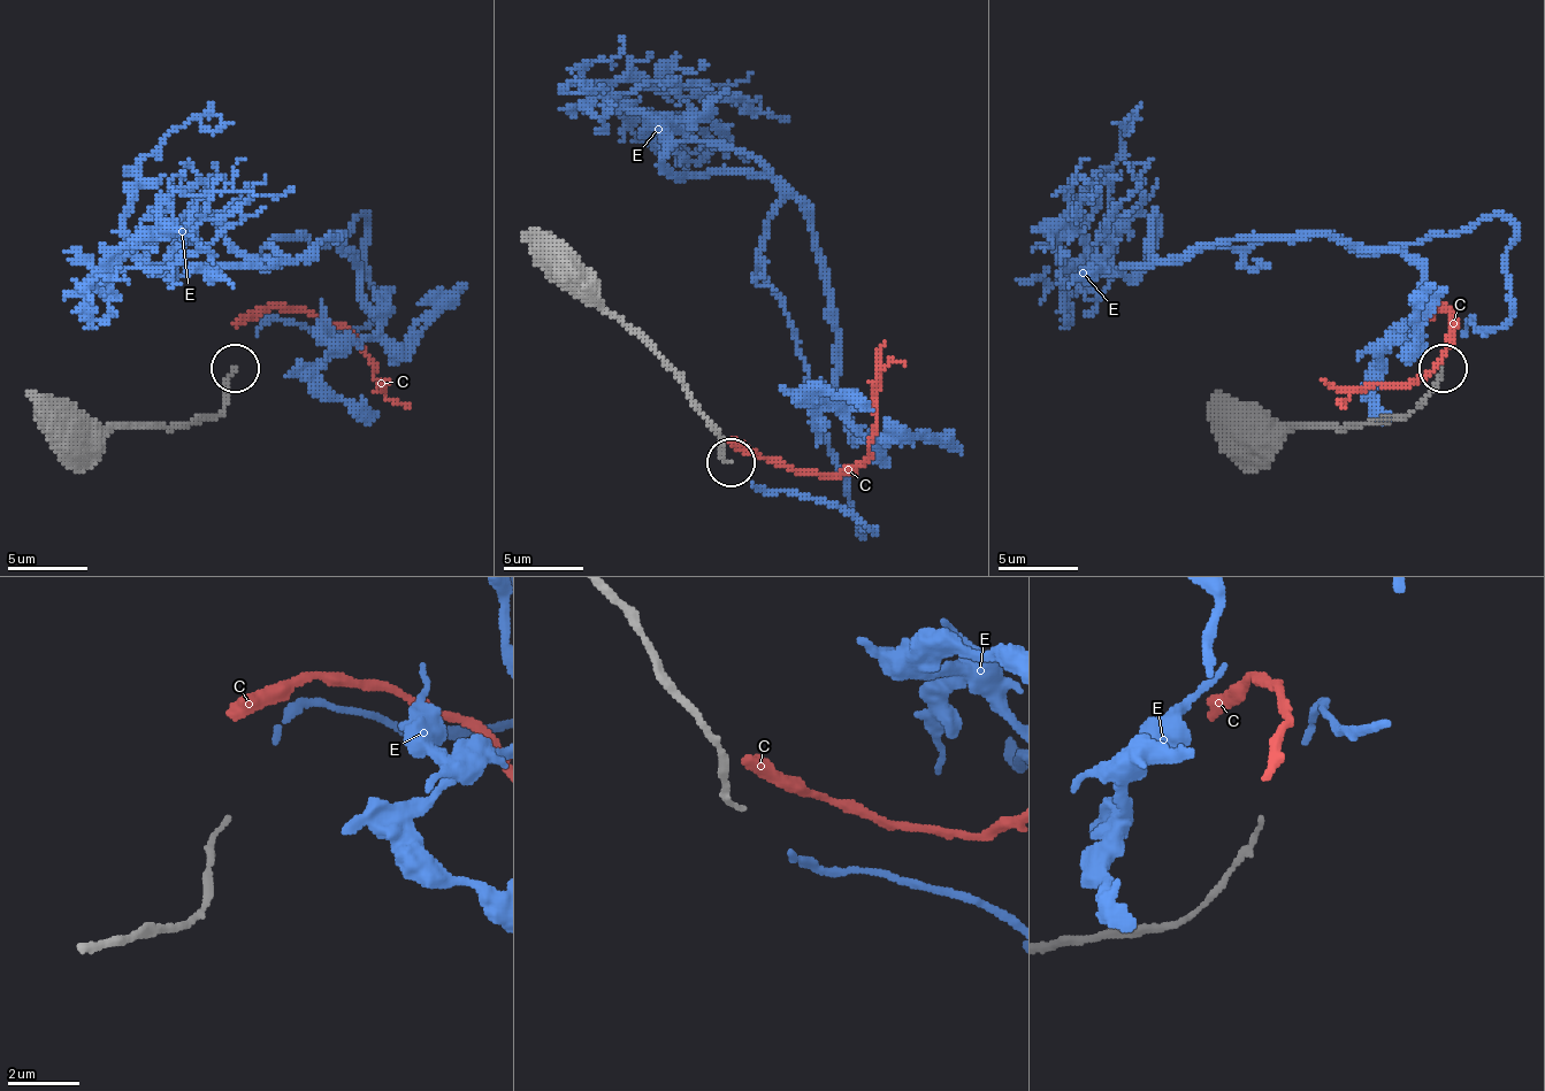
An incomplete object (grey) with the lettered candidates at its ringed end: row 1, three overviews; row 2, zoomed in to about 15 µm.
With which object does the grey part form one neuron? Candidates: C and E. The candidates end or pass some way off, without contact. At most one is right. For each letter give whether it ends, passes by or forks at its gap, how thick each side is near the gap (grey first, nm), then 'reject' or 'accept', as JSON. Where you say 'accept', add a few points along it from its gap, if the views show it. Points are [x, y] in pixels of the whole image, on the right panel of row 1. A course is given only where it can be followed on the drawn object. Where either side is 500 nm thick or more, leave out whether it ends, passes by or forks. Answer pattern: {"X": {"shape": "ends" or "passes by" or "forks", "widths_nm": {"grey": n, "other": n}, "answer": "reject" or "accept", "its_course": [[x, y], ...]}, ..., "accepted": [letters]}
{"C": {"shape": "ends", "widths_nm": {"grey": 120, "other": 400}, "answer": "reject"}, "E": {"shape": "ends", "widths_nm": {"grey": 120, "other": 160}, "answer": "accept", "its_course": [[1461, 335], [1509, 315], [1493, 215], [1176, 259], [1401, 251], [1421, 327], [1382, 355], [1390, 415]]}, "accepted": ["E"]}

